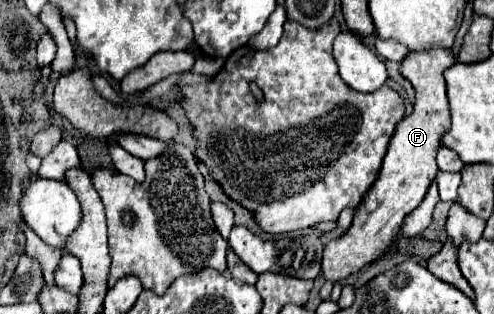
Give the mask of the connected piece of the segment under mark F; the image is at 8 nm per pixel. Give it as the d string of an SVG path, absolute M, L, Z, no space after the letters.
M434 47L422 53L408 53L408 57L402 61L400 73L412 83L416 91L414 111L398 123L390 139L388 153L382 161L378 179L354 211L350 229L342 237L332 239L324 245L322 277L326 281L338 283L348 275L360 271L366 263L372 263L382 257L398 235L404 217L420 205L430 183L438 175L440 169L436 165L436 153L442 143L442 133L450 129L450 111L444 83L444 71L450 65L454 65L452 51L446 51L442 47Z

